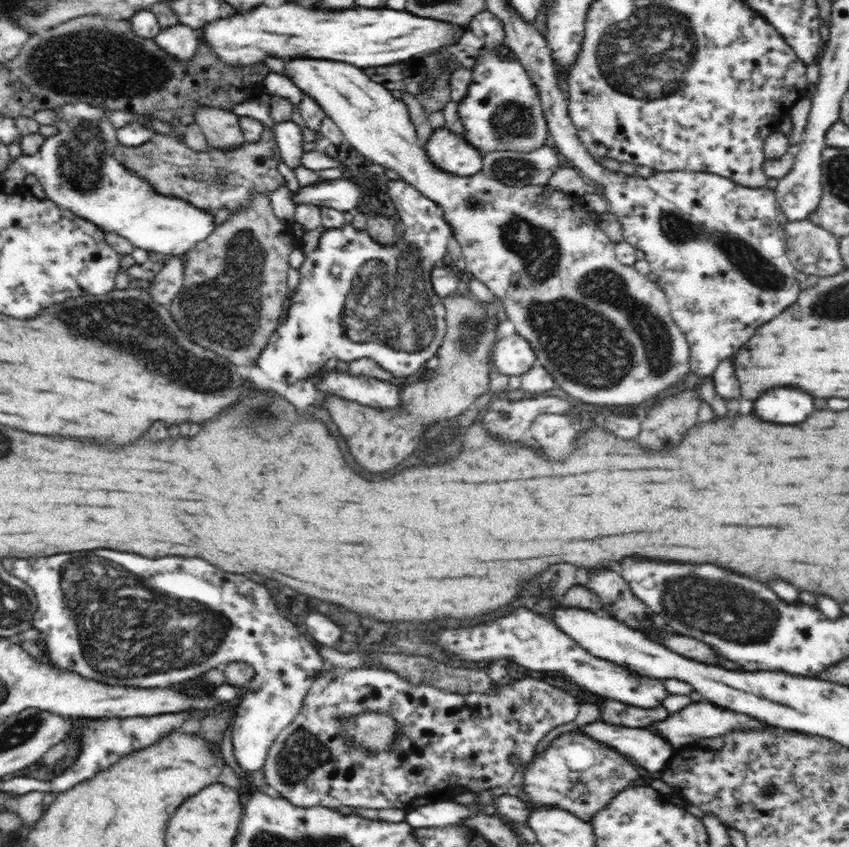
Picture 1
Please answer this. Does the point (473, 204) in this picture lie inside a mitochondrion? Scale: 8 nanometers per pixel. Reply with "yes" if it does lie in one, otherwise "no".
no

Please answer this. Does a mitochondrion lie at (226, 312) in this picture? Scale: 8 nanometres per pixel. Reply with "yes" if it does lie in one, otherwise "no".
yes

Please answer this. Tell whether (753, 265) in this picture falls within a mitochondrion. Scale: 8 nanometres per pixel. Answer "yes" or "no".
yes

